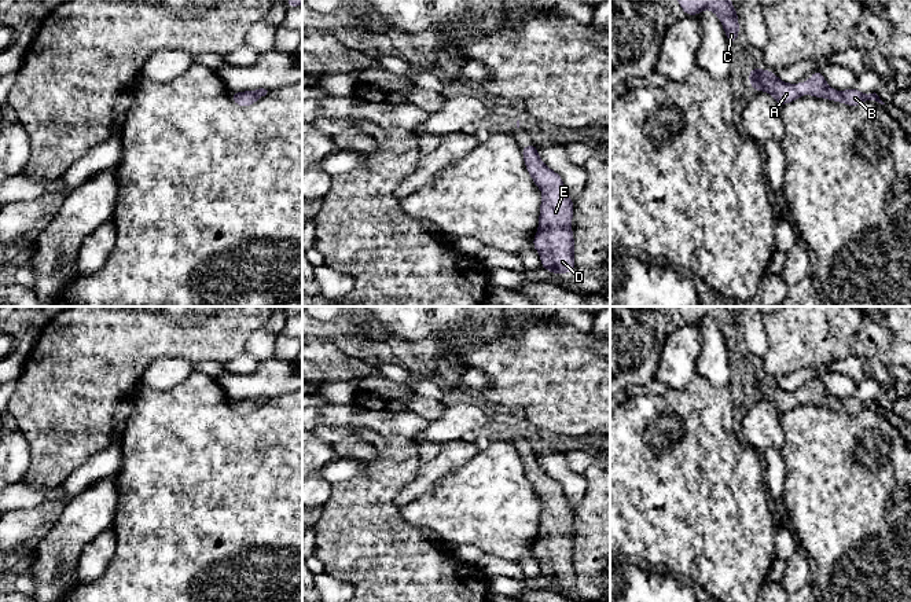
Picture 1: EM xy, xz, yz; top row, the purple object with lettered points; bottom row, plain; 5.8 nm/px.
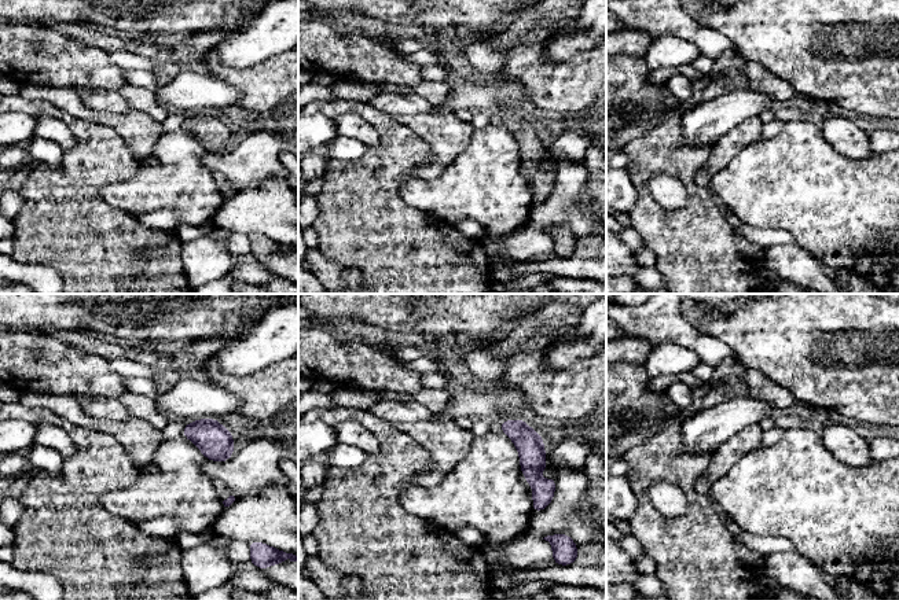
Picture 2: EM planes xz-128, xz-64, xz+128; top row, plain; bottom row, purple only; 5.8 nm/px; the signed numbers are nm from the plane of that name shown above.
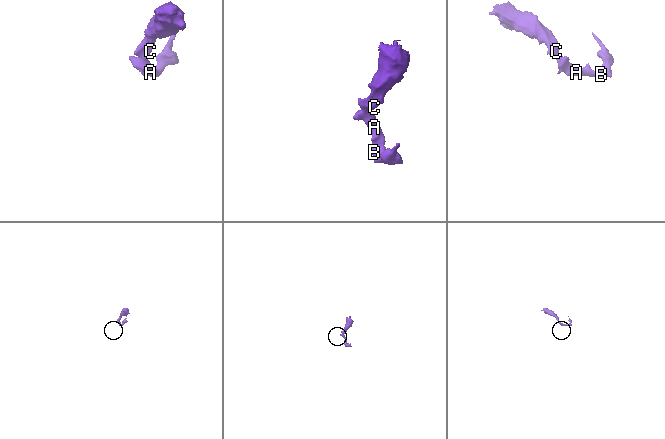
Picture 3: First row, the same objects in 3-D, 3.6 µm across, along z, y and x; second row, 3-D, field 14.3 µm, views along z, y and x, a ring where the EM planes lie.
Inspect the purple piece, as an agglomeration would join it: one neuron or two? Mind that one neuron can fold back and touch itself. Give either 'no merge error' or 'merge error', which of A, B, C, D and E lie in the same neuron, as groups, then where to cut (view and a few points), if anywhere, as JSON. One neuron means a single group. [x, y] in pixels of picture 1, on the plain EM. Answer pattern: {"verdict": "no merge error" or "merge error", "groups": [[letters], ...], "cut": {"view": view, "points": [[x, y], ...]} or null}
{"verdict": "no merge error", "groups": [["A", "B", "C", "D", "E"]], "cut": null}

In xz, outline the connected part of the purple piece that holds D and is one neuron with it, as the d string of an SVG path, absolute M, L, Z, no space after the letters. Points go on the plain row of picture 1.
M535 449L522 455L521 460L535 492L544 502L533 555L540 562L541 575L551 581L572 580L576 577L573 537L570 536L574 510L566 502L562 485L539 466Z

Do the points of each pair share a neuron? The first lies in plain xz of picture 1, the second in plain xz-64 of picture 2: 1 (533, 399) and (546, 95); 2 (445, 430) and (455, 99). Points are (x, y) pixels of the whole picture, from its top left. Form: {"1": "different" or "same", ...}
{"1": "same", "2": "same"}

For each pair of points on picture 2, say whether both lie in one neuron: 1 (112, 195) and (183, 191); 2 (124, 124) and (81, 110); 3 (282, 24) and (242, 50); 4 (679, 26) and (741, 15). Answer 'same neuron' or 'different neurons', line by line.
1: same neuron
2: same neuron
3: same neuron
4: different neurons

